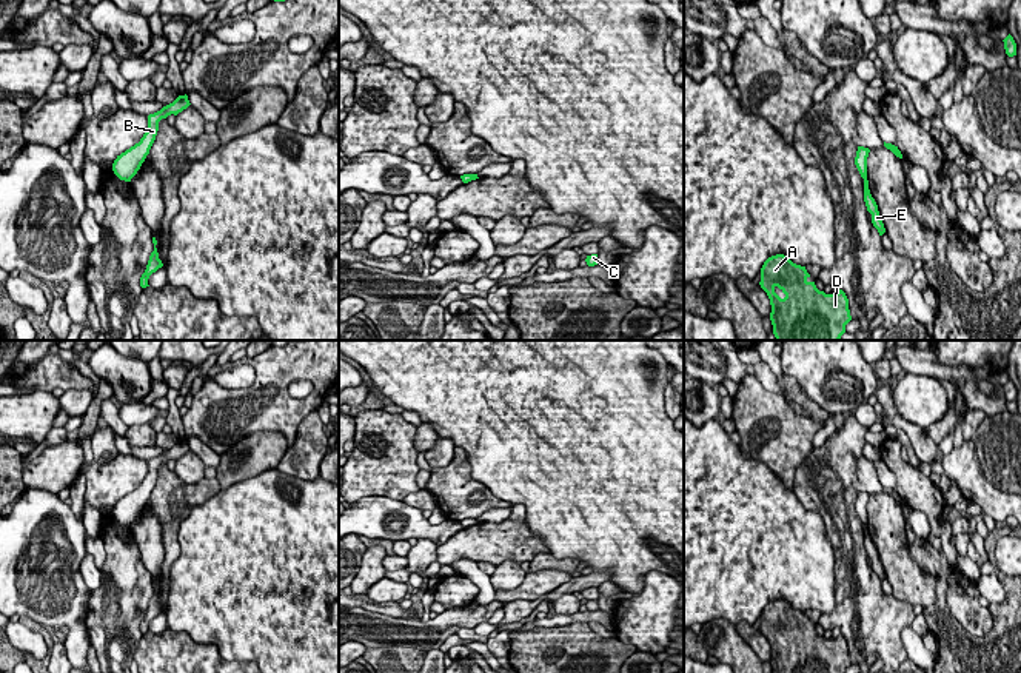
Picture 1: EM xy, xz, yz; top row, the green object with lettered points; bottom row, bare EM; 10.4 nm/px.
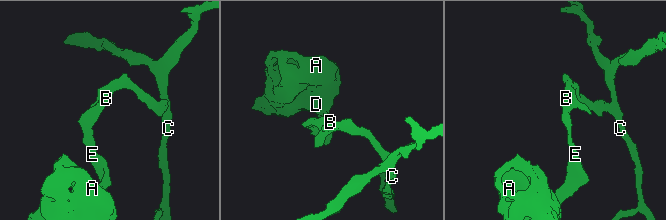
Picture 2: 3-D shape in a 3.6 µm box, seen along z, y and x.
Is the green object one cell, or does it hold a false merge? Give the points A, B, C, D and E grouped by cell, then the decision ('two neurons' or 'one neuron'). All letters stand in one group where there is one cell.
A D E / B C; two neurons

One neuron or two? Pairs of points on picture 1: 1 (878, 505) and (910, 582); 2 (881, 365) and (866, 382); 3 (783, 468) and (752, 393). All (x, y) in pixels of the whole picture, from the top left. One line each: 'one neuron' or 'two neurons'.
1: one neuron
2: two neurons
3: one neuron

